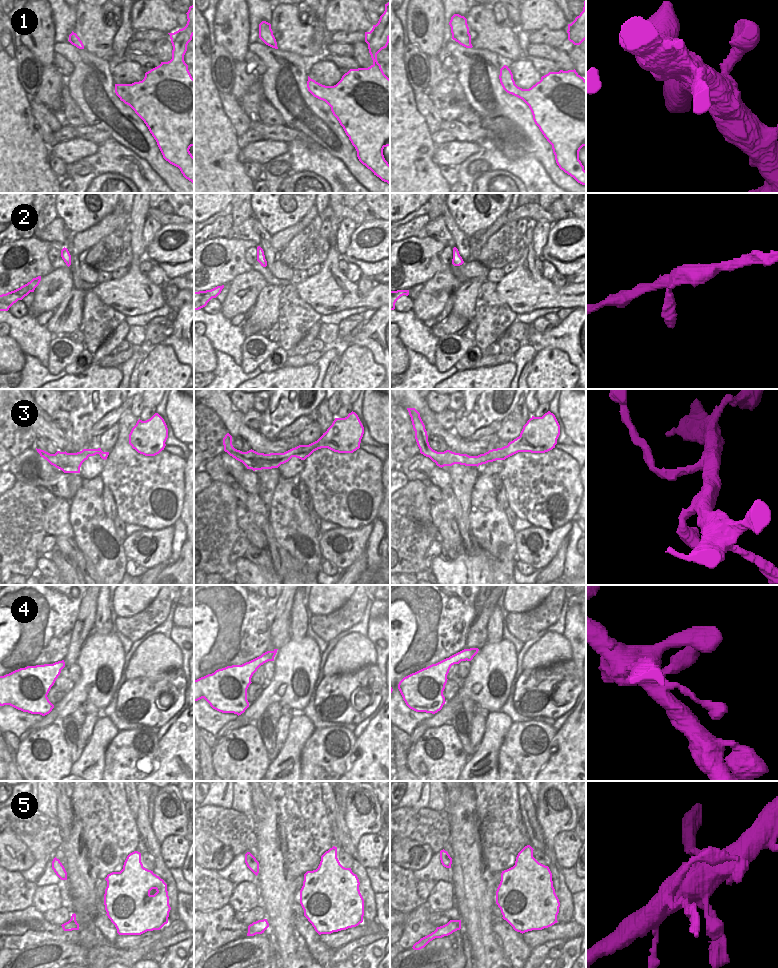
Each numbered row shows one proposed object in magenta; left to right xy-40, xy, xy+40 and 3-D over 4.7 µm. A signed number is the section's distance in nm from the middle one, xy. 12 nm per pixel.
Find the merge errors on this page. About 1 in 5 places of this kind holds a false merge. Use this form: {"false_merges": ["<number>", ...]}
{"false_merges": ["3"]}

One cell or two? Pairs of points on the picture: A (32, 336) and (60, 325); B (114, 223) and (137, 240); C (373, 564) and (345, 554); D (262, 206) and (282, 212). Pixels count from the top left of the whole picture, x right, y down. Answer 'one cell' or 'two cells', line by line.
A: two cells
B: two cells
C: two cells
D: one cell

